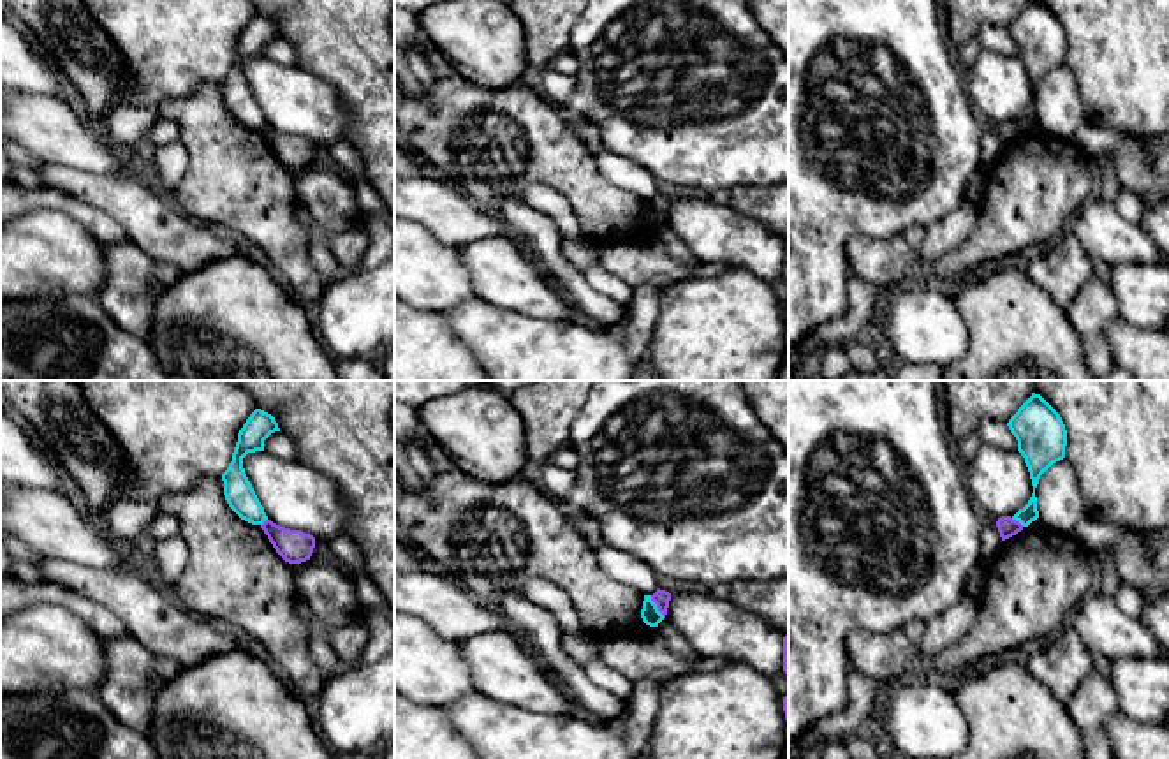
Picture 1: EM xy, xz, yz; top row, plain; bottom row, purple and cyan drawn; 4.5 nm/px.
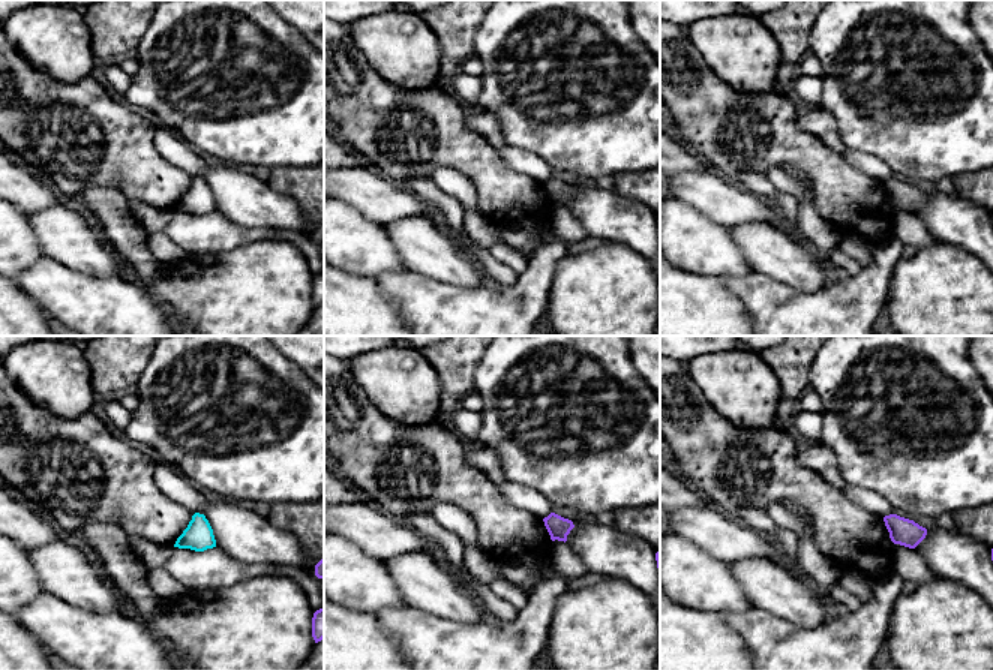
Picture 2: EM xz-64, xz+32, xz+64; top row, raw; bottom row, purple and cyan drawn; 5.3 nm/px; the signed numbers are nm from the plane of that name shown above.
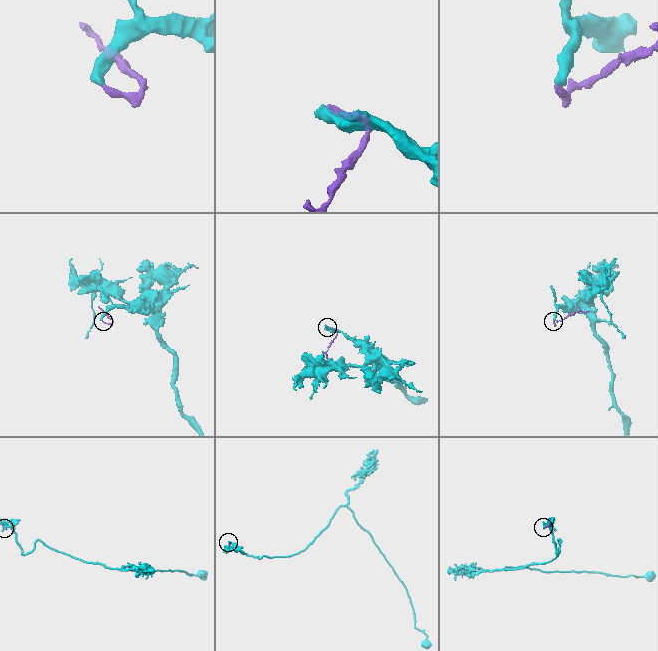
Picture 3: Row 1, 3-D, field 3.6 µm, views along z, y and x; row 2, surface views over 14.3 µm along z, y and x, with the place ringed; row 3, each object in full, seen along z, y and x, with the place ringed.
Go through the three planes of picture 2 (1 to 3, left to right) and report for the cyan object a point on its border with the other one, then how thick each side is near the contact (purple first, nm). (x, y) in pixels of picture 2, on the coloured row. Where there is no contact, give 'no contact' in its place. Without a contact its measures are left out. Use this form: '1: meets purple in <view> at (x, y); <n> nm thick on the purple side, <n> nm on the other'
1: no contact
2: no contact
3: no contact

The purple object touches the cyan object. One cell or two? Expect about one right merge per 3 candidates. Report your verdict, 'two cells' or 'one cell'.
two cells

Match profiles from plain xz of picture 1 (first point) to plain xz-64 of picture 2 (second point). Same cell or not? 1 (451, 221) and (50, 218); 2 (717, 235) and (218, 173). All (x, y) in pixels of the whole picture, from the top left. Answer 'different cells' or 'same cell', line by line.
1: different cells
2: same cell

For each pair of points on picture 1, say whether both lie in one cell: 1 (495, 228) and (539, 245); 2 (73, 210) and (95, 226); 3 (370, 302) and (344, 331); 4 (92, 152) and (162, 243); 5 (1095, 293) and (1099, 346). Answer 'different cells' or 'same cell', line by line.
1: different cells
2: same cell
3: same cell
4: different cells
5: same cell

